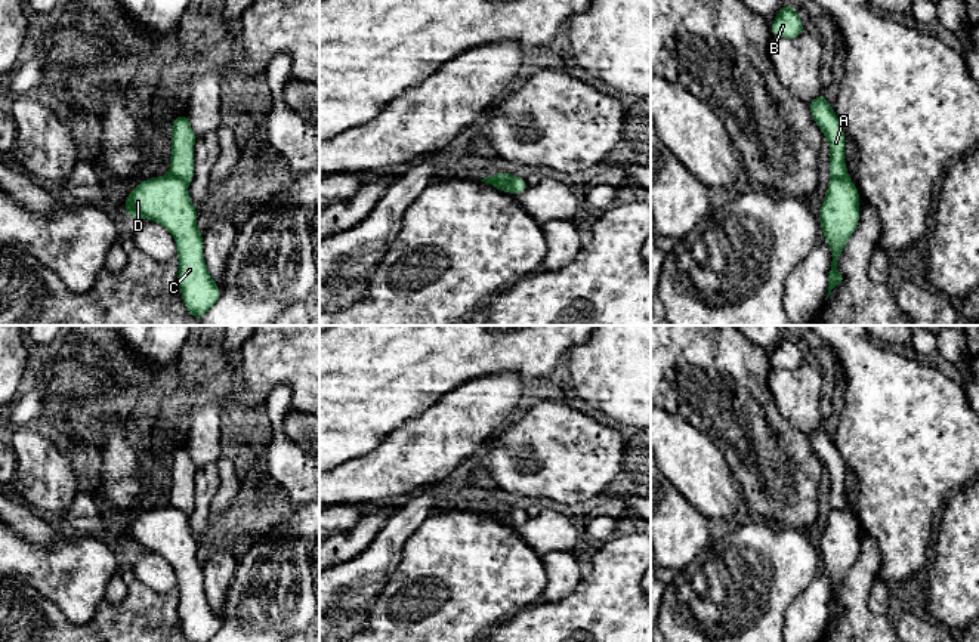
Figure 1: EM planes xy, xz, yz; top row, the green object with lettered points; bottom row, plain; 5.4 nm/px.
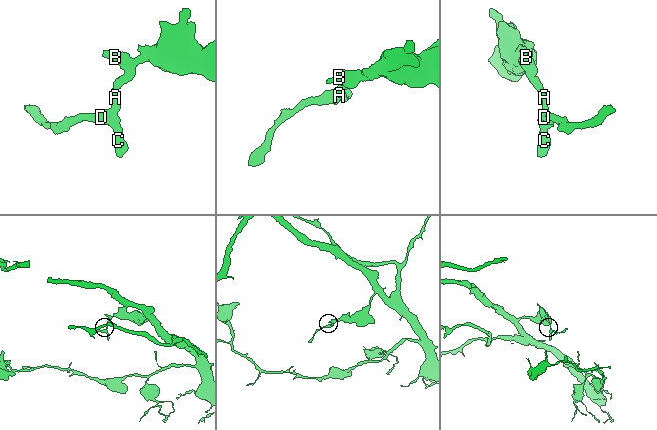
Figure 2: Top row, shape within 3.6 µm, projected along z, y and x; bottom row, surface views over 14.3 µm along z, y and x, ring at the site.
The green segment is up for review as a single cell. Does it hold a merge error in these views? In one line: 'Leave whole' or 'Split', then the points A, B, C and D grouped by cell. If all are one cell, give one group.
Split. Groups: A B / C D

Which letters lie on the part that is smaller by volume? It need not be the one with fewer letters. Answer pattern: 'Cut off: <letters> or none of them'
Cut off: C, D

